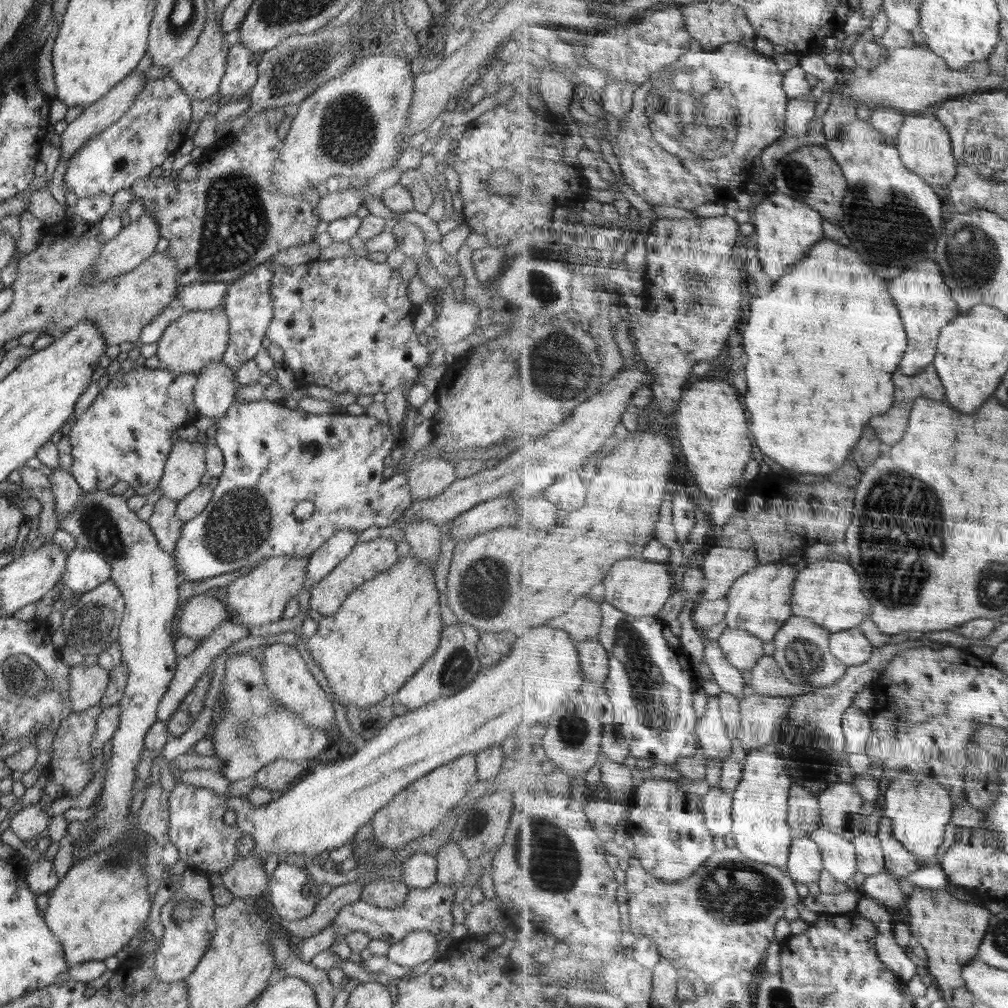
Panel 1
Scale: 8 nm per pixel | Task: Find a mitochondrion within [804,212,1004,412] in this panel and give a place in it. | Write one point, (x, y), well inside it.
(973, 247)

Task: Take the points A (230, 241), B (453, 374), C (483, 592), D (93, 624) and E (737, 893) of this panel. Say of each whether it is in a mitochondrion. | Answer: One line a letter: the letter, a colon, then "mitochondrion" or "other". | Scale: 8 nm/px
A: mitochondrion
B: other
C: mitochondrion
D: mitochondrion
E: mitochondrion

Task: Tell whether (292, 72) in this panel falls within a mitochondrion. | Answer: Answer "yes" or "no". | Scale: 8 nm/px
yes

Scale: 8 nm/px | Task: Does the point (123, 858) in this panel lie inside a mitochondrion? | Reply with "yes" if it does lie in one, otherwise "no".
yes

